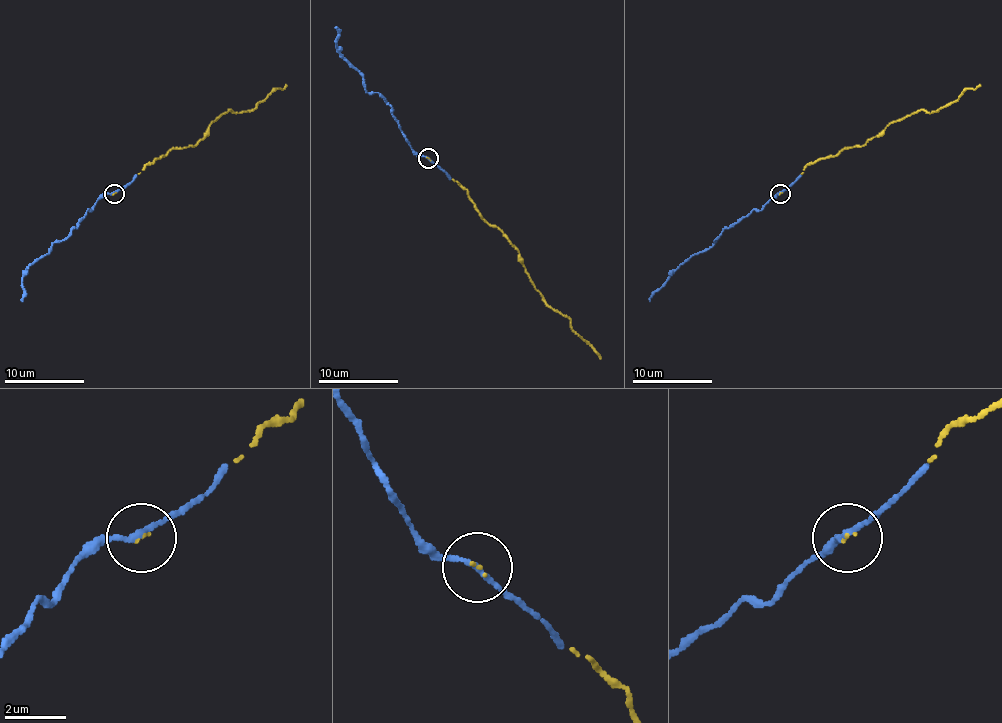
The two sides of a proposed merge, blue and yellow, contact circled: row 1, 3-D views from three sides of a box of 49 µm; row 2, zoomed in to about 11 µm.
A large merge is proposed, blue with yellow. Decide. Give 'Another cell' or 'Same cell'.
Same cell

